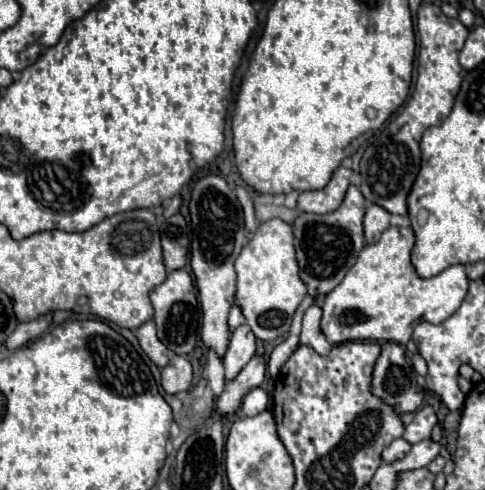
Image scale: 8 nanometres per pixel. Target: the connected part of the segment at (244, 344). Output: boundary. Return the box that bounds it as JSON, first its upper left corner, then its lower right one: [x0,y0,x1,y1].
[223,323,257,379]

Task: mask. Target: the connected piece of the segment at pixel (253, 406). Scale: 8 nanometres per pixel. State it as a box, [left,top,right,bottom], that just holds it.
[241,387,269,417]

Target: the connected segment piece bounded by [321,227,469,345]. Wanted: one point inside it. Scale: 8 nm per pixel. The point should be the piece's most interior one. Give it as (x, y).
(382, 298)

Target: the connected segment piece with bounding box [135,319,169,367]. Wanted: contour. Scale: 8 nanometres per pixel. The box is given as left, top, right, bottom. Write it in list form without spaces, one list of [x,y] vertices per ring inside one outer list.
[[[149,319],[147,323],[143,323],[143,325],[135,331],[135,335],[137,335],[143,351],[145,351],[159,367],[165,367],[165,363],[169,361],[169,351],[167,351],[167,347],[157,339],[153,319]]]

